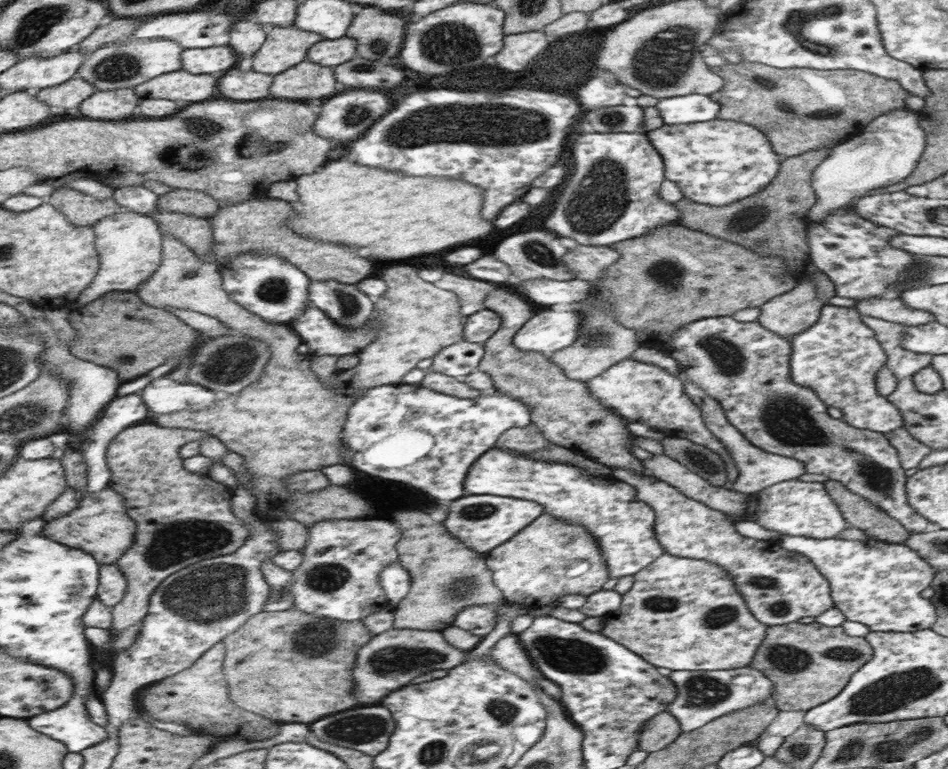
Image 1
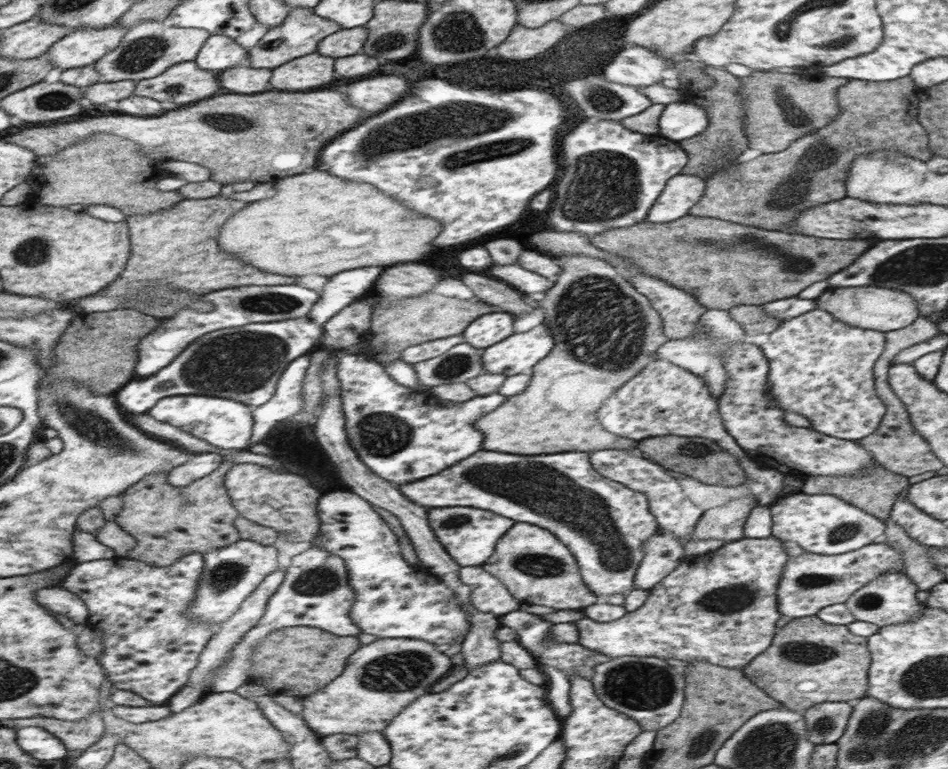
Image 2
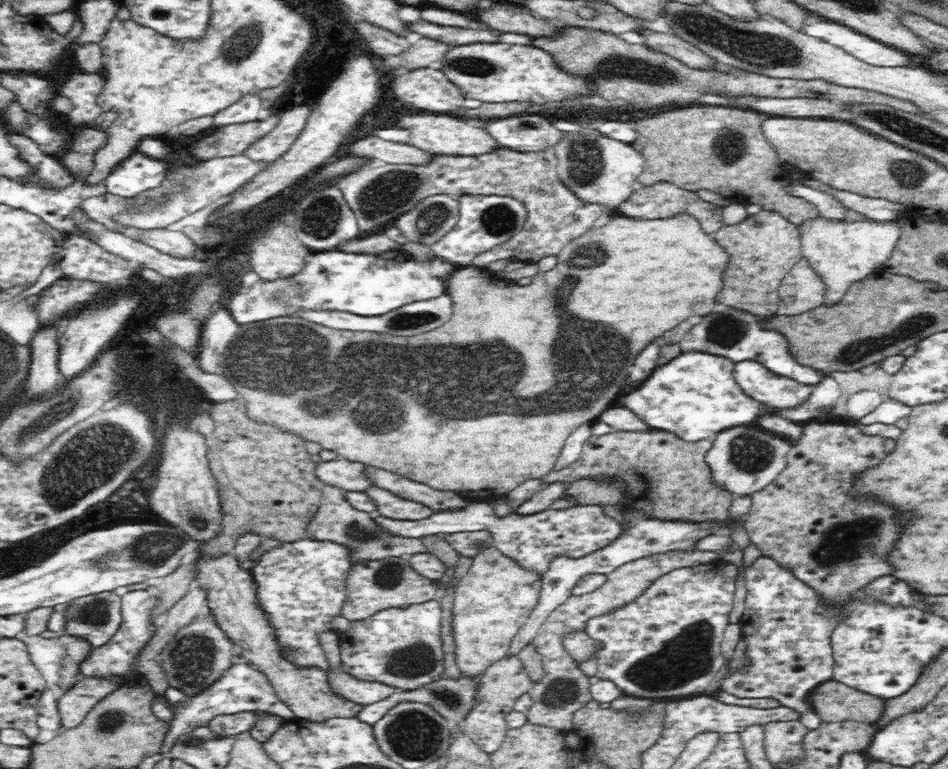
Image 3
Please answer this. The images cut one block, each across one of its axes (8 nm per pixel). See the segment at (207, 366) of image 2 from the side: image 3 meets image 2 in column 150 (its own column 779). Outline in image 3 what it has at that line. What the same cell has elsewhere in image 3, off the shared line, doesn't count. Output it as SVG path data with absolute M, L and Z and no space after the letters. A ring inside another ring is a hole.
M740 362L734 366L736 384L750 398L762 402L772 410L792 410L802 406L814 388L800 386L788 378L776 378L776 374L757 362Z

